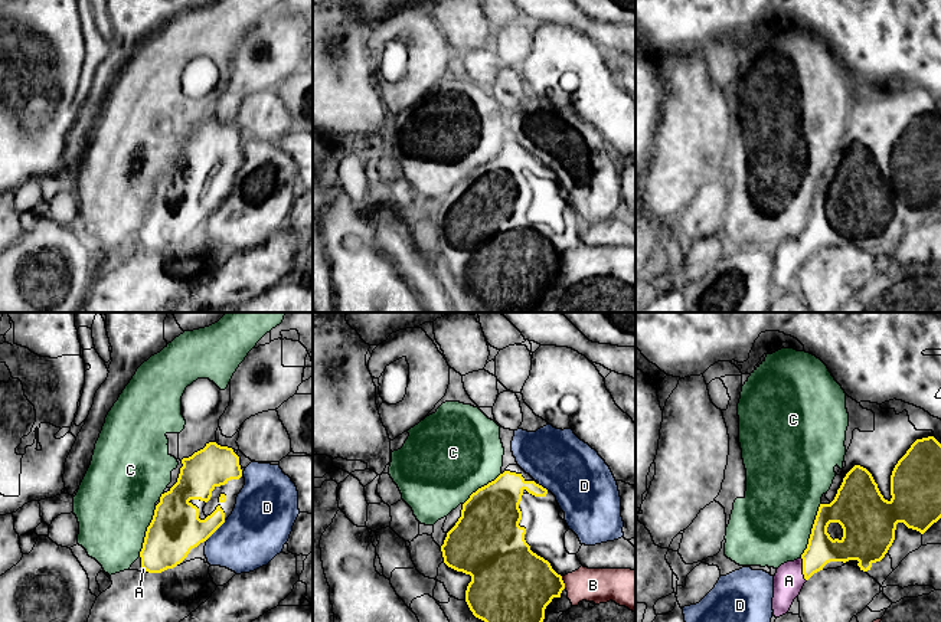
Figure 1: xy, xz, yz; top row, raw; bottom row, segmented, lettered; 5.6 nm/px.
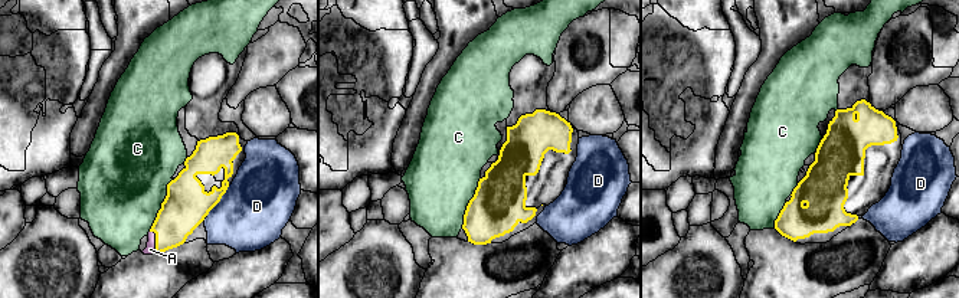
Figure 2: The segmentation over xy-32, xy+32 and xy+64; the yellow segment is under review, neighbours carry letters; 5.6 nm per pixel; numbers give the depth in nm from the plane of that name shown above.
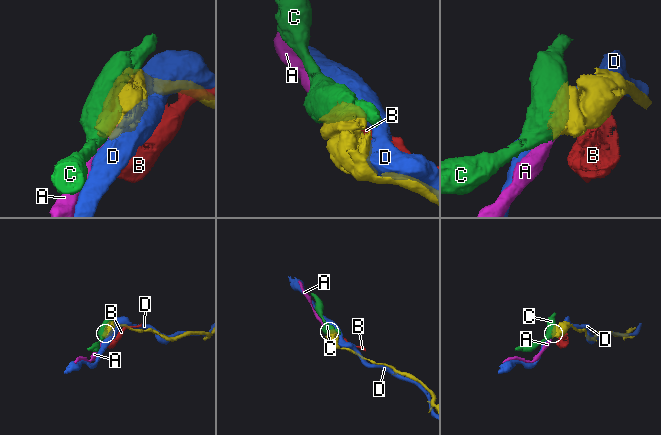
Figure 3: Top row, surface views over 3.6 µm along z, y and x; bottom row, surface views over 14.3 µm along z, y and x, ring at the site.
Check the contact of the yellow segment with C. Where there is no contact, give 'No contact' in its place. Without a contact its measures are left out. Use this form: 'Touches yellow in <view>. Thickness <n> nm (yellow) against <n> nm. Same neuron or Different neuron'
Touches yellow in yz. Thickness 220 nm (yellow) against 440 nm. Different neuron

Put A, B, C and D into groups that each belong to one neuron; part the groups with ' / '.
A / B / C / D

